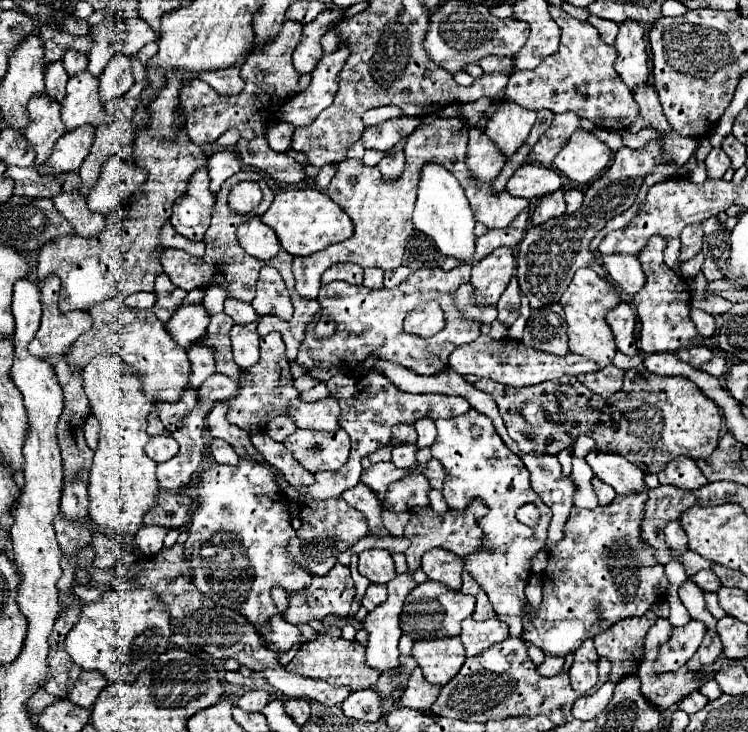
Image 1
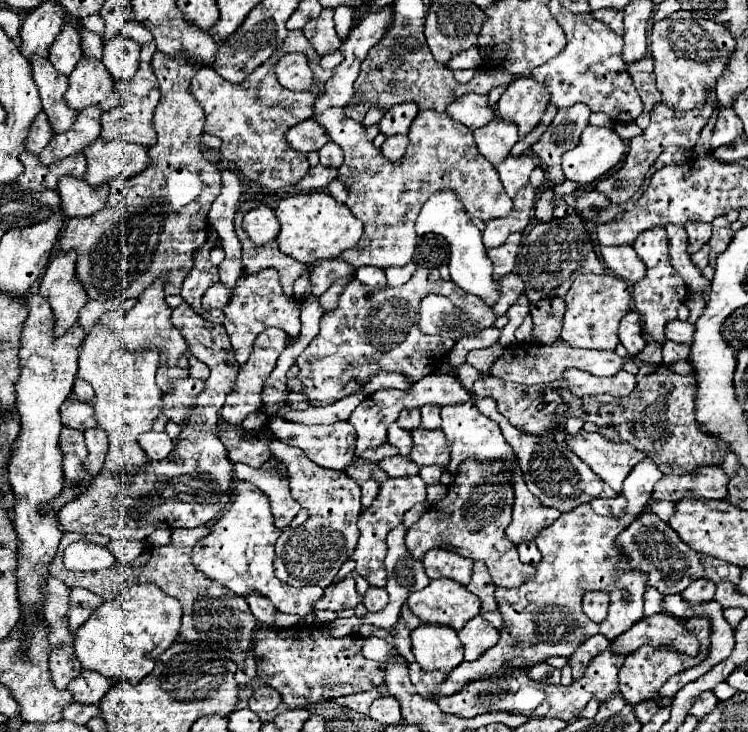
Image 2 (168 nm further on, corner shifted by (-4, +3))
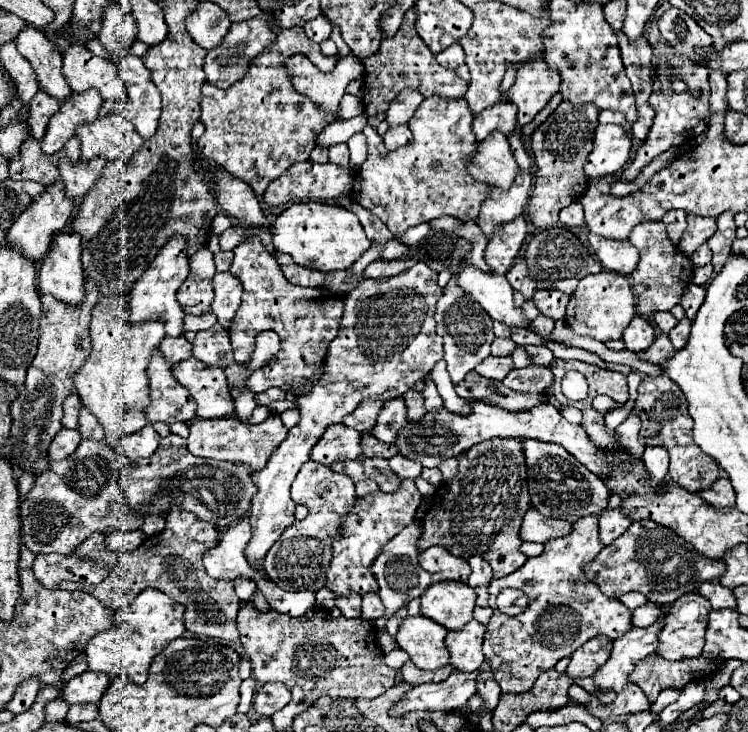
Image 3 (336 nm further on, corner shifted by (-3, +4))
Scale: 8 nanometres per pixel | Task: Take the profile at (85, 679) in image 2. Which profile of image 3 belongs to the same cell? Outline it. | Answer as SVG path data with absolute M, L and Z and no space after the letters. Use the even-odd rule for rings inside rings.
M84 672L66 684L64 700L68 704L84 704L84 702L98 704L108 688L108 682L110 678L102 672Z

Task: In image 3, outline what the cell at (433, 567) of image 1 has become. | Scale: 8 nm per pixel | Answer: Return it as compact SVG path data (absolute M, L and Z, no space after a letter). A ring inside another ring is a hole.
M432 546L424 552L420 552L418 562L426 572L430 572L432 582L442 582L442 580L462 580L462 582L466 582L466 578L470 576L468 562L460 556L450 554L442 546Z

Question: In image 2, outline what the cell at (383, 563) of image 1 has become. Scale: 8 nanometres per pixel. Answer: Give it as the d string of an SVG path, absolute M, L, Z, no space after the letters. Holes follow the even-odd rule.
M419 475L413 477L403 477L403 479L387 479L381 489L379 495L375 499L375 503L369 509L363 509L363 515L359 517L359 543L351 555L351 559L357 561L355 571L365 577L369 581L369 585L373 587L385 587L387 585L387 571L385 571L385 555L387 555L386 537L391 531L391 527L397 527L403 521L403 515L415 505L415 503L423 503L427 493L425 493L425 483Z

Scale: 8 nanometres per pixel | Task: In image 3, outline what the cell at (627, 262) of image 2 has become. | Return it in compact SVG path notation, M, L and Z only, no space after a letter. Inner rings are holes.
M590 234L588 240L596 258L606 270L630 276L634 266L638 266L638 250L628 240L606 240L594 234Z

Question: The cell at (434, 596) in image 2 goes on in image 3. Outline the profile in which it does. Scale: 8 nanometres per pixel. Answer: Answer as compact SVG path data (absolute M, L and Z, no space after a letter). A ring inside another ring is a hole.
M464 582L432 584L420 600L422 614L446 630L460 630L472 620L472 608L476 606L476 594Z

